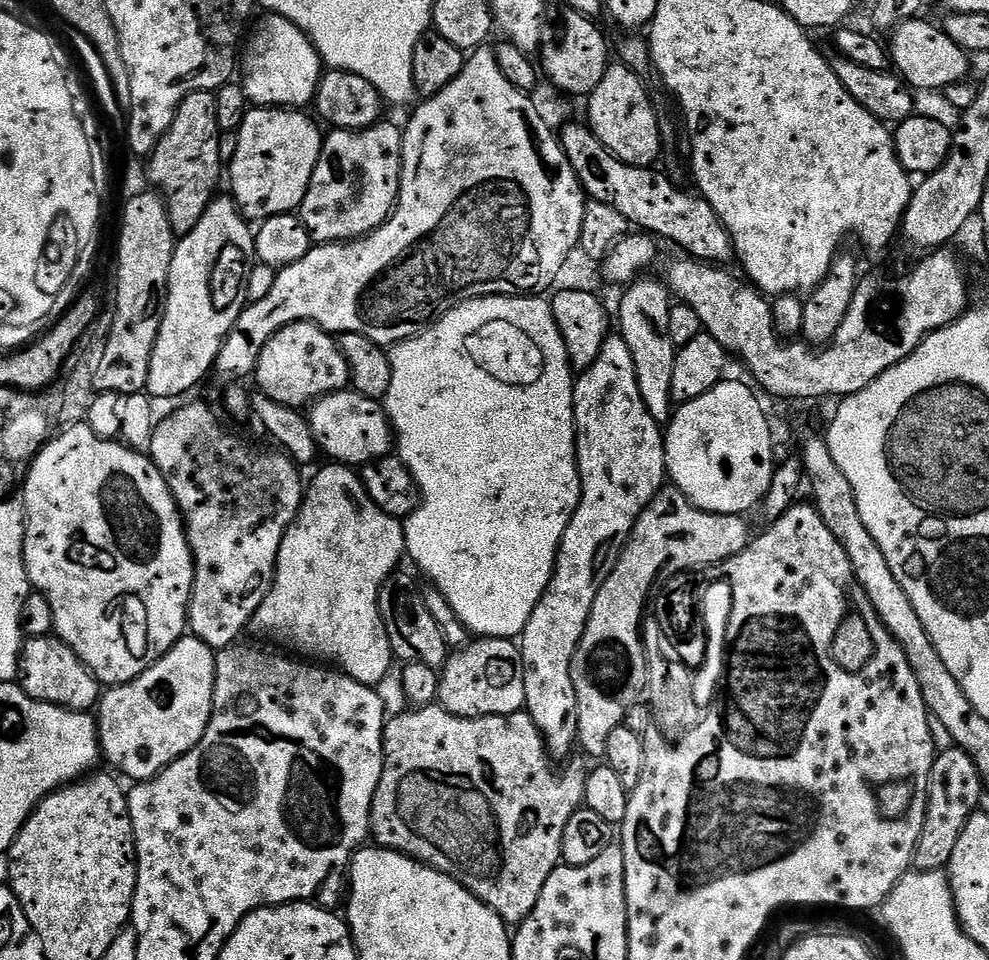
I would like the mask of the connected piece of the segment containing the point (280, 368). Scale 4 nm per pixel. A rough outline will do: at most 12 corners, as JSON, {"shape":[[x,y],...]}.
{"shape":[[287,324],[262,346],[255,387],[303,409],[350,384],[337,337]]}

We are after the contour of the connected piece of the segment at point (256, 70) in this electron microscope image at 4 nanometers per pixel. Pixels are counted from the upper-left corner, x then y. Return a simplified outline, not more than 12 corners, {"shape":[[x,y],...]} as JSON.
{"shape":[[264,14],[242,52],[256,106],[315,101],[322,61],[301,28]]}

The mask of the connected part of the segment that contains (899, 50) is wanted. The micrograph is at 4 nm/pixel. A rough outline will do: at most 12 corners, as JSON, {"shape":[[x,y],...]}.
{"shape":[[925,18],[891,33],[890,64],[913,89],[968,80],[969,53]]}

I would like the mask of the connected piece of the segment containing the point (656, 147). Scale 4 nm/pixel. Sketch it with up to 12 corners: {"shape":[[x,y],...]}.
{"shape":[[619,62],[587,97],[586,123],[622,162],[661,159],[645,81]]}

